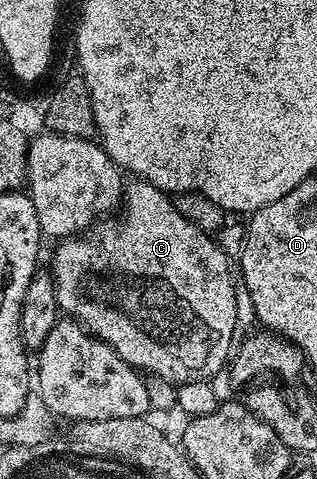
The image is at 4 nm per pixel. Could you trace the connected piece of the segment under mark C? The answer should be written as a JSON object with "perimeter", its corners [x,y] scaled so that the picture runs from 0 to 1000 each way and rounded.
{"perimeter":[[[420,374],[401,386],[385,411],[385,432],[363,455],[328,455],[293,466],[290,474],[256,484],[246,493],[218,493],[192,499],[177,518],[177,528],[164,534],[164,587],[177,591],[177,612],[183,614],[183,639],[205,662],[243,668],[284,699],[309,704],[322,714],[350,722],[372,741],[413,764],[454,781],[476,781],[498,789],[552,802],[596,802],[628,793],[659,795],[669,785],[688,781],[713,768],[726,752],[726,737],[738,727],[732,699],[744,693],[751,662],[744,658],[741,614],[751,599],[738,582],[738,559],[719,553],[726,534],[694,516],[659,486],[625,480],[612,463],[599,463],[555,436],[552,415],[533,403],[486,388],[470,376]]]}

